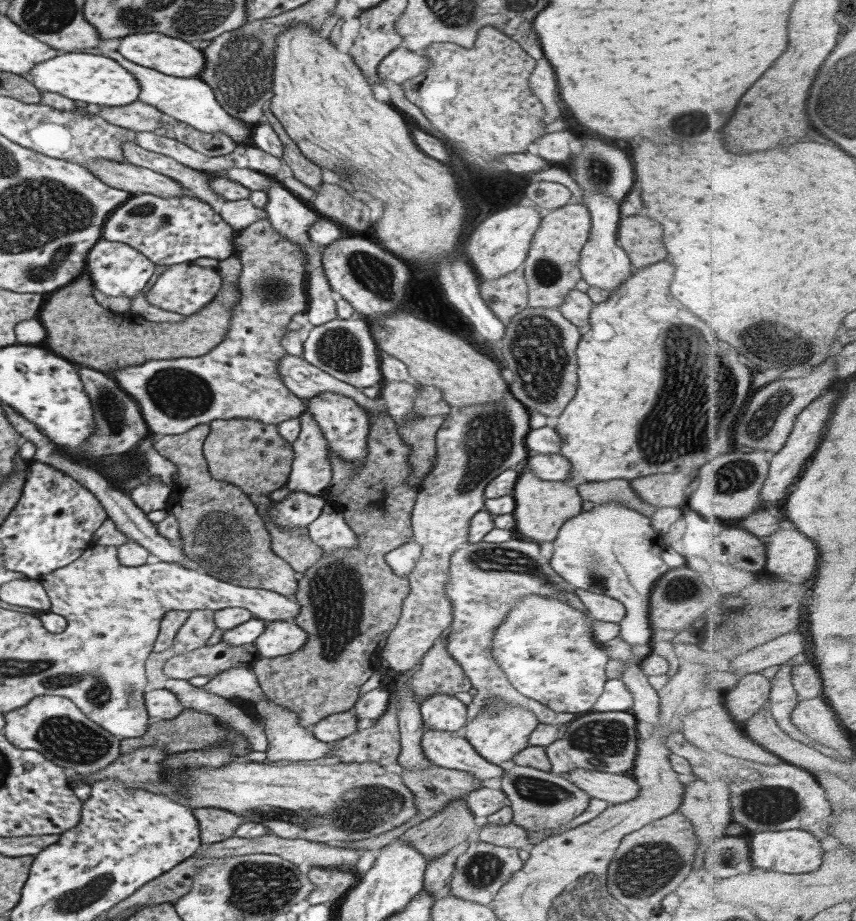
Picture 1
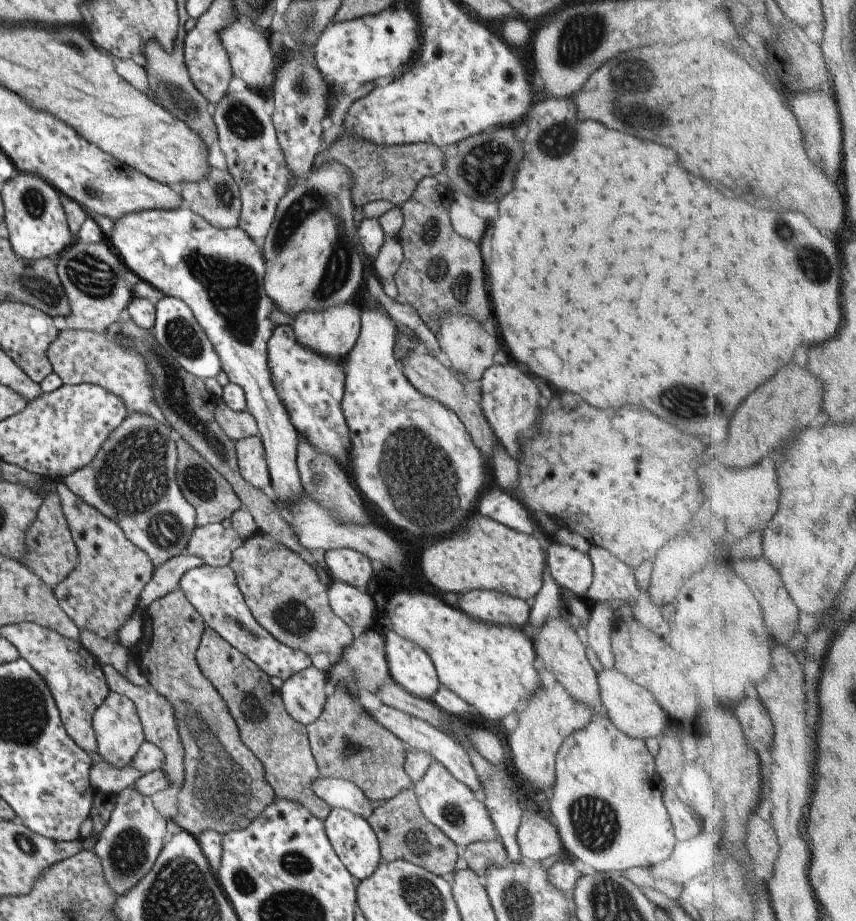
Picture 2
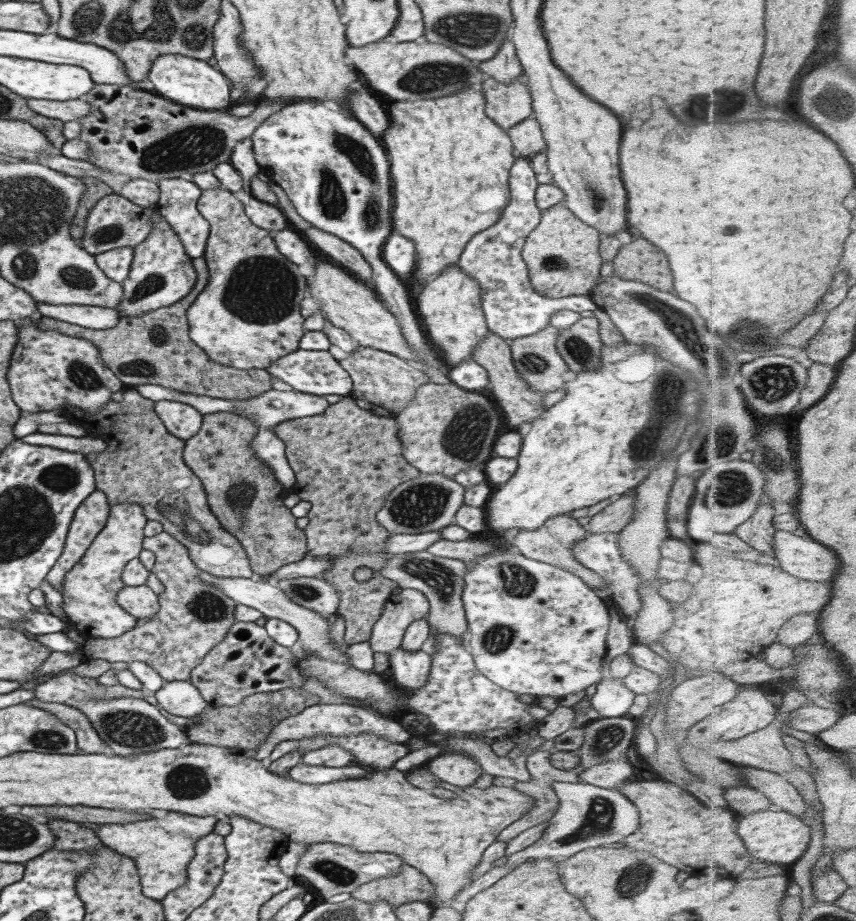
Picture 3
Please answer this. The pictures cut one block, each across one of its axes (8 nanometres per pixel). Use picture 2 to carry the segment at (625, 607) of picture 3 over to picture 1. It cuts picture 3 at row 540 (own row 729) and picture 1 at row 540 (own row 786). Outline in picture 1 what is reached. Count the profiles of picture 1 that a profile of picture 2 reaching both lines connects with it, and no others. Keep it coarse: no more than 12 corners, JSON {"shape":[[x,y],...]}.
{"shape":[[608,501],[560,527],[549,564],[618,600],[620,637],[651,645],[669,570],[650,514]]}

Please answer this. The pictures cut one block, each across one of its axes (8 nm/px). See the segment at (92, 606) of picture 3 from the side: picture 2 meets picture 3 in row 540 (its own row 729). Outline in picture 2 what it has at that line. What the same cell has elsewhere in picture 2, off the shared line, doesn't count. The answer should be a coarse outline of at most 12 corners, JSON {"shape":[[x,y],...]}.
{"shape":[[112,690],[94,711],[96,754],[131,766],[145,734],[136,705]]}

